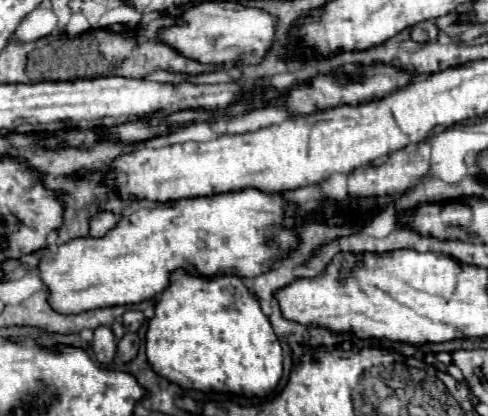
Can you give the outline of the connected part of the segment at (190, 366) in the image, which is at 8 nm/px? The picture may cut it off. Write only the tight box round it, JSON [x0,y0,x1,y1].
[145,268,283,396]

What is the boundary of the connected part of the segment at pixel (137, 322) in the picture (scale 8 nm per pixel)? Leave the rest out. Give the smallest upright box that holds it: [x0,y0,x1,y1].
[123,310,145,332]

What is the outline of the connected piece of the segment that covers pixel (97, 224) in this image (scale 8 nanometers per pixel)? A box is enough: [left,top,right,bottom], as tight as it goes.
[91,212,117,238]

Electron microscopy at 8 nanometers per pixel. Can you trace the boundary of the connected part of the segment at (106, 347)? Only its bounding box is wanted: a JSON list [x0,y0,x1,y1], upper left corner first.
[93,326,117,364]

